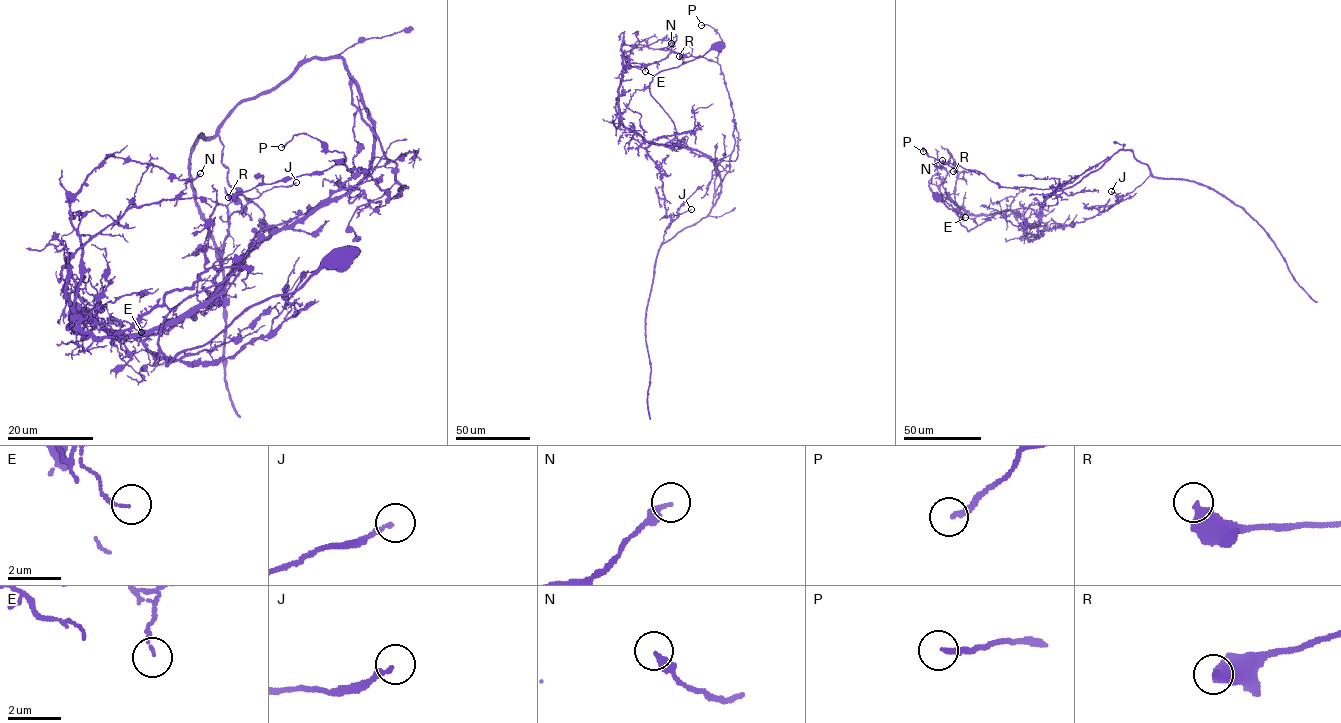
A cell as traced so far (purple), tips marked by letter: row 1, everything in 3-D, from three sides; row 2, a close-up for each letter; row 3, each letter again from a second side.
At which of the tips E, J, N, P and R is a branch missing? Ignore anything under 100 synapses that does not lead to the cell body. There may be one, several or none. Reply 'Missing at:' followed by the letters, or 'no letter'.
Missing at: no letter

